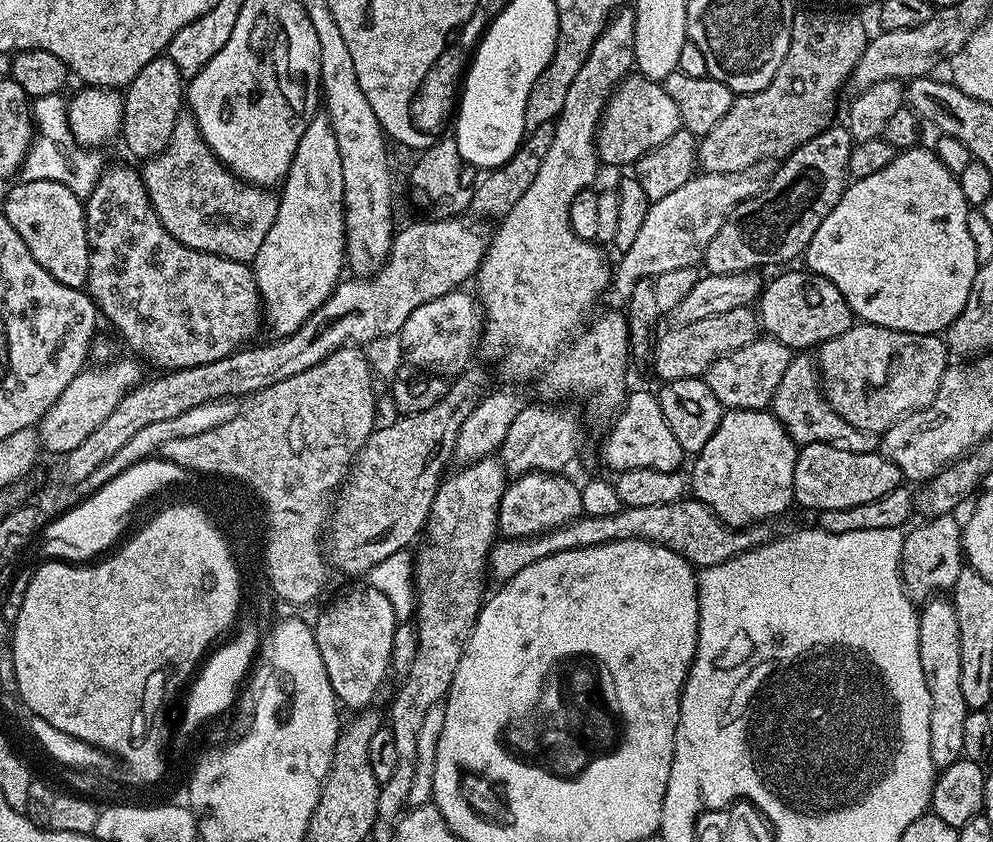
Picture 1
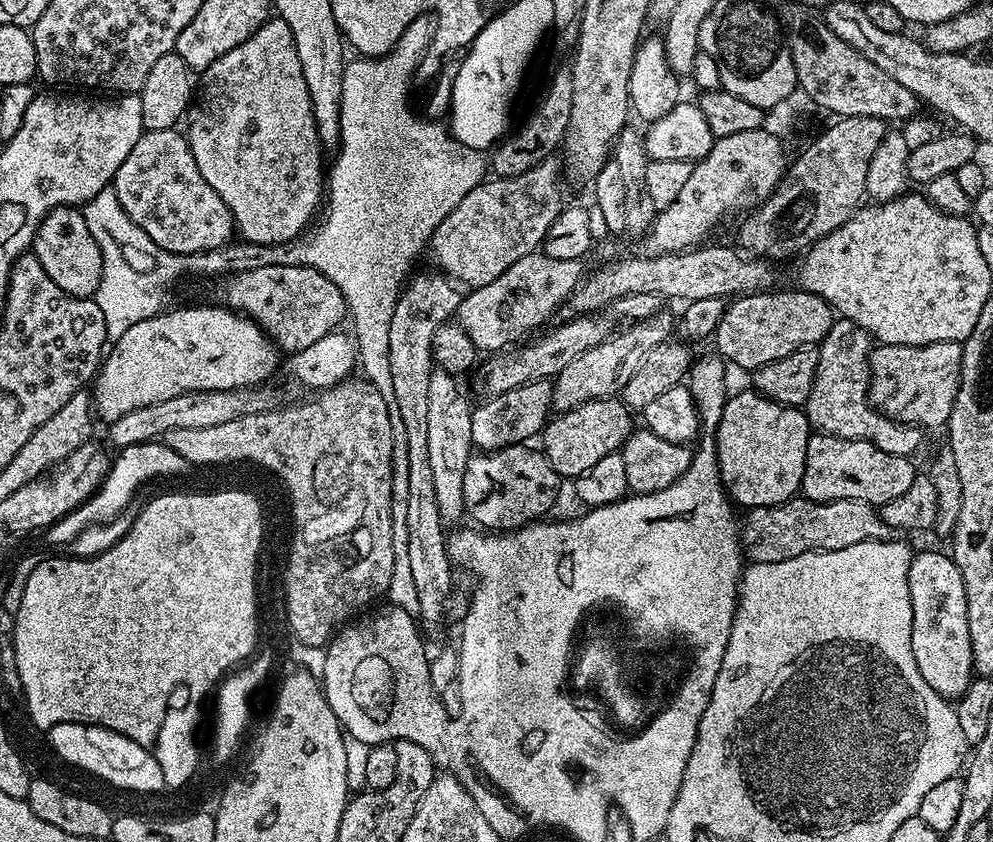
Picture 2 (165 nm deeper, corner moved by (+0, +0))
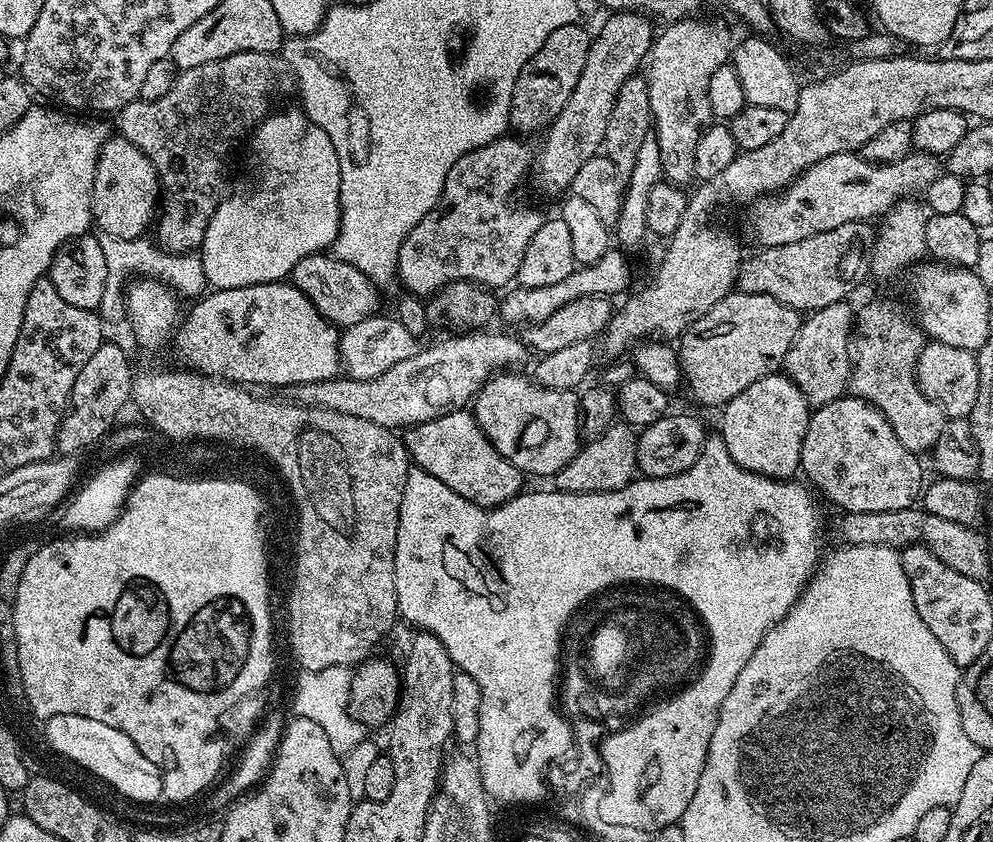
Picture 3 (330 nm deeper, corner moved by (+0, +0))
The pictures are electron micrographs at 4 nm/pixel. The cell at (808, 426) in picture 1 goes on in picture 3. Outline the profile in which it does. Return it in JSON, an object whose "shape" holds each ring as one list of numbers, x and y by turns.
{"shape":[[868,304,864,309,857,311,854,316,854,335,852,337,852,373,848,375,847,391,872,404,884,415,886,422,890,422,890,430,894,430,898,442,906,446,906,450,917,454,931,453,932,448,942,435,942,426,945,422,944,411,940,404,936,404,922,390,916,381,916,360,923,350,926,337,920,331,920,325,908,320,892,304]]}

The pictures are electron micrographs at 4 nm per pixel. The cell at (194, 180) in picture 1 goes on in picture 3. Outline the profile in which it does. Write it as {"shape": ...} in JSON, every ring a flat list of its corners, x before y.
{"shape":[[116,134,105,140,94,170,92,219,100,232,118,240,139,240,158,210,160,177,146,154,134,142]]}

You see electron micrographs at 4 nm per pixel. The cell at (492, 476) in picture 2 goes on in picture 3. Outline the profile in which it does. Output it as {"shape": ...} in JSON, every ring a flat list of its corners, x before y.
{"shape":[[471,411,442,414,430,422,413,424,403,433,402,439,415,467,426,470,426,474,438,478,438,482,446,482,454,494,483,508,496,508,519,496,525,487,525,473,519,472,494,450]]}

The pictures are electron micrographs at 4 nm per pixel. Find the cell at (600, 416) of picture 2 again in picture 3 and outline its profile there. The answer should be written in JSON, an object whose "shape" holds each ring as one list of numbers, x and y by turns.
{"shape":[[497,374,480,387,480,392,474,401,474,415,478,426,486,434,486,438,494,446,494,450,498,450,498,454,502,454,502,458,506,458,506,462,514,465,519,472,532,476,548,476,548,478,555,477,558,470,562,470,562,466,566,466,566,462,570,462,570,458,574,458,574,454,578,454,578,450,582,446,580,438,580,427,578,426,578,418,580,417,580,398,575,391,566,388,543,388,541,384,537,384,535,380,529,378,527,375,516,376,520,374]]}

